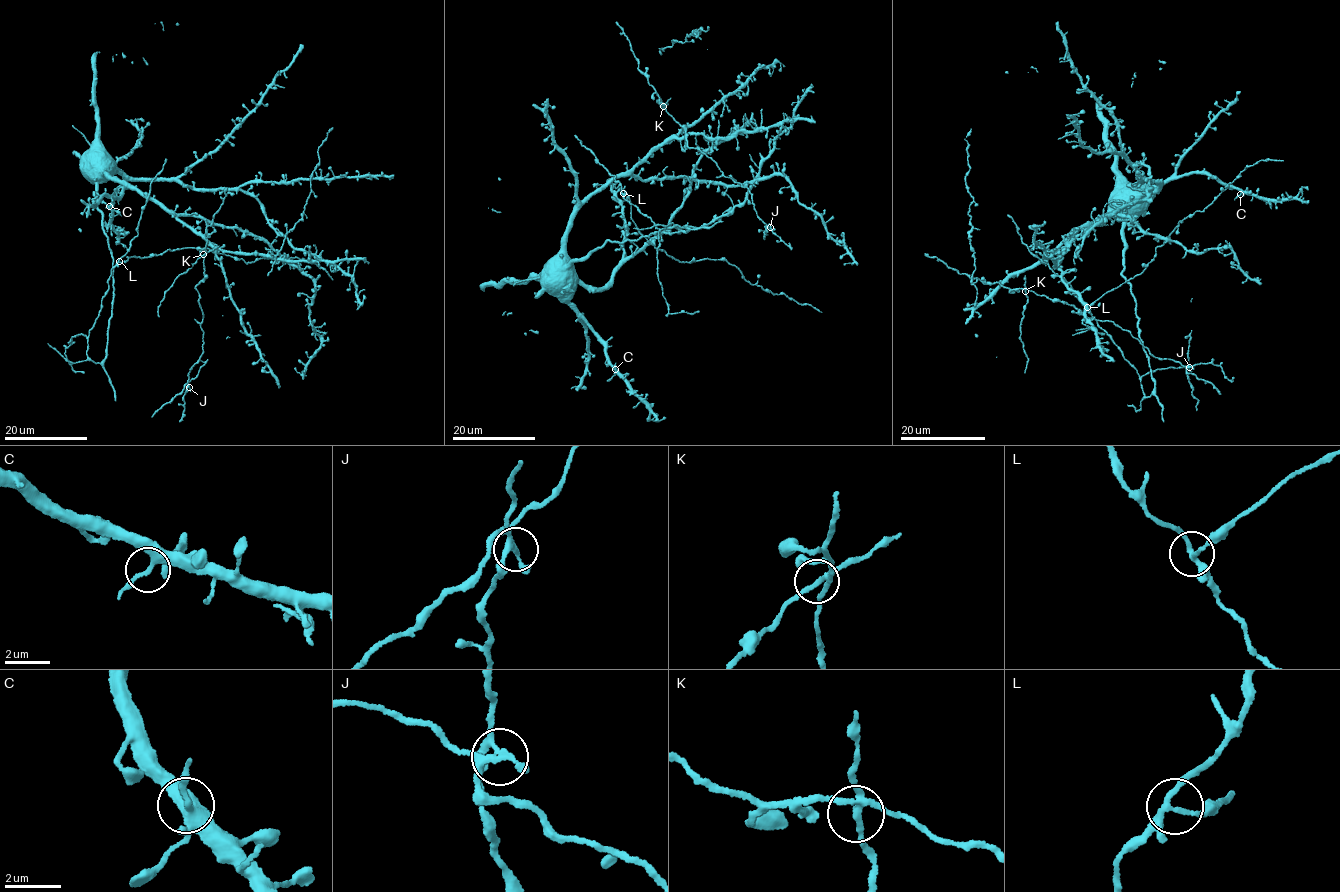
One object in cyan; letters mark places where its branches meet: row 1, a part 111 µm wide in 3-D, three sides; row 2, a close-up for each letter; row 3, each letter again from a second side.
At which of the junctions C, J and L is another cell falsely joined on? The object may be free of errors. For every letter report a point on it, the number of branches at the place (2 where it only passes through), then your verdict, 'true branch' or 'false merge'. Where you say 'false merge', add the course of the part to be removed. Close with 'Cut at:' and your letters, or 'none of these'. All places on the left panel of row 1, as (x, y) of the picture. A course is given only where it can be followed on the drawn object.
C: place (109, 206); branches 4; true branch
J: place (189, 387); branches 5; false merge; course (189, 386), (188, 374), (203, 351), (204, 316), (195, 287), (205, 277), (207, 227), (226, 188)
L: place (119, 261); branches 4; true branch
Cut at: J

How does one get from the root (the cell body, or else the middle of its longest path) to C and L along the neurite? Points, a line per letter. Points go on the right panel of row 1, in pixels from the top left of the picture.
C: (1132, 192), (1144, 191), (1169, 179), (1201, 173), (1233, 185), (1240, 194)
L: (1132, 192), (1123, 213), (1122, 276), (1136, 303), (1154, 383), (1150, 396), (1087, 307)

